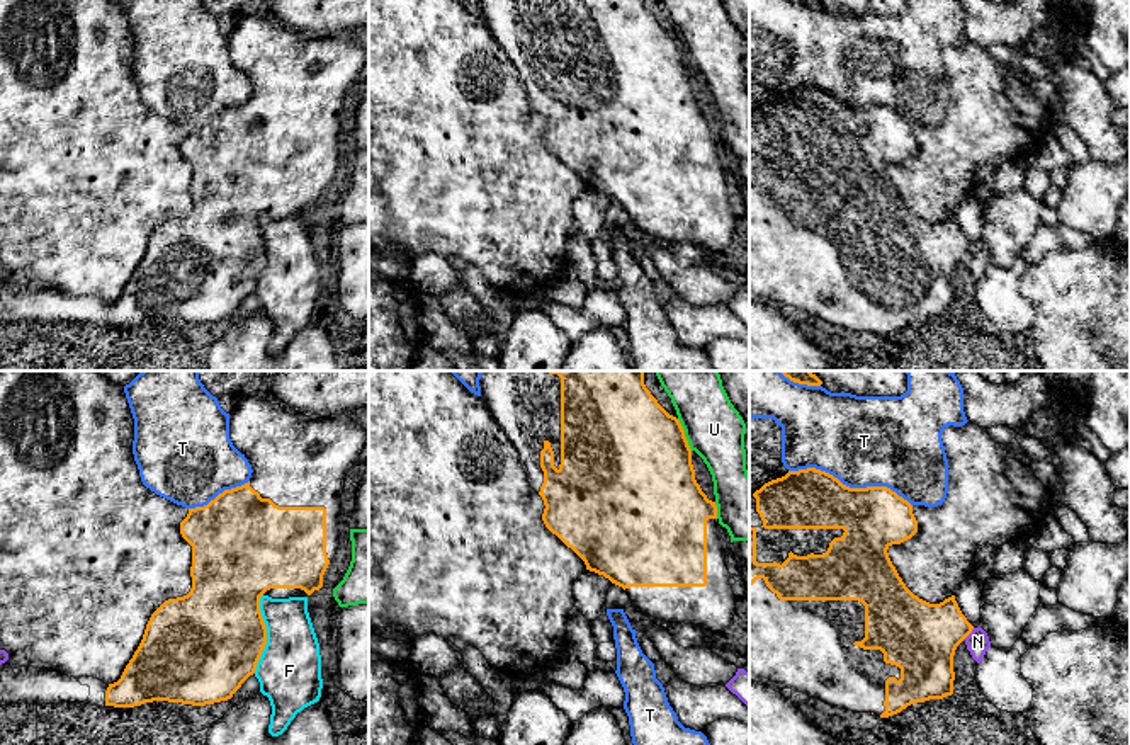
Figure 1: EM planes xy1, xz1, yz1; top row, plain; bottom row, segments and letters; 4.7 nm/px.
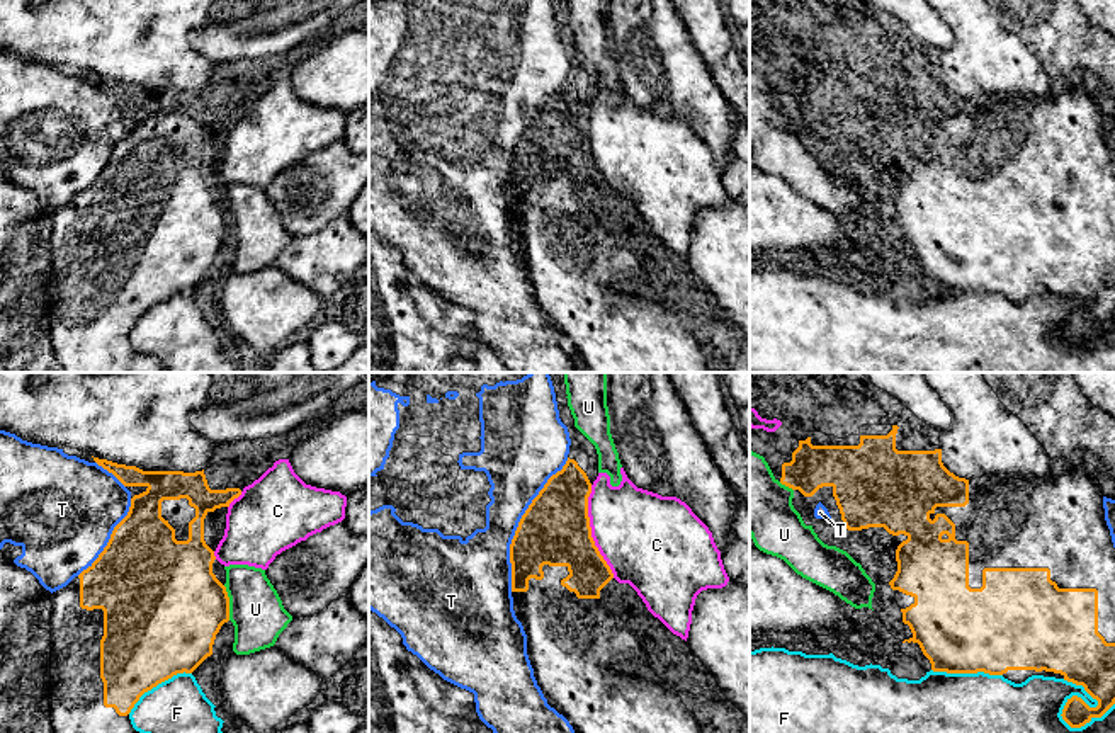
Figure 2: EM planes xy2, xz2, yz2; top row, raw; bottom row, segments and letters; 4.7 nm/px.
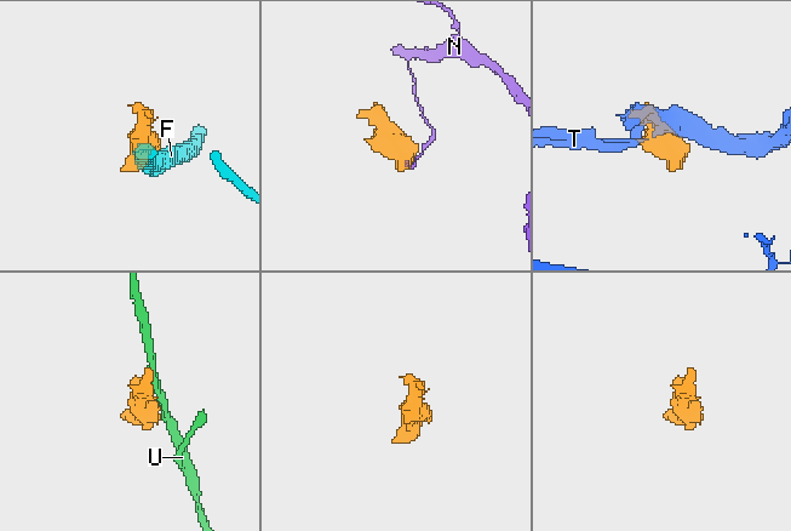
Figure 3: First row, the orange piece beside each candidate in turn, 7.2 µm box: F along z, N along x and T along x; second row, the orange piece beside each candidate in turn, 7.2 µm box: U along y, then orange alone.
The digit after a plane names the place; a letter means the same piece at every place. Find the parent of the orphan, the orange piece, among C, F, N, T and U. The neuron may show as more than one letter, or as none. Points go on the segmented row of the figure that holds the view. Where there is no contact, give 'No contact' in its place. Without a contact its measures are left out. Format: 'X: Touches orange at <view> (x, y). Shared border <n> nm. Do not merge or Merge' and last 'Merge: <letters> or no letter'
C: Touches orange at xz2 (590, 531). Shared border 460 nm. Do not merge
F: Touches orange at yz2 (1066, 703). Shared border 280 nm. Do not merge
N: Touches orange at yz1 (969, 633). Shared border 80 nm. Do not merge
T: Touches orange at xz2 (519, 524). Shared border 700 nm. Do not merge
U: Touches orange at xy2 (228, 602). Shared border 170 nm. Do not merge
Merge: no letter

